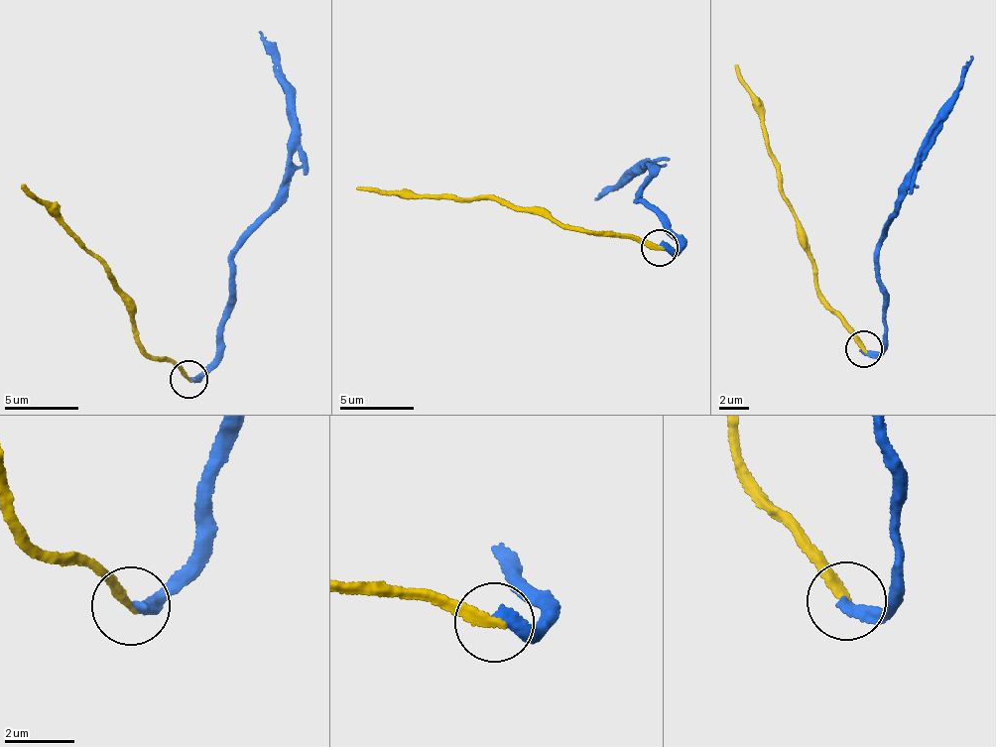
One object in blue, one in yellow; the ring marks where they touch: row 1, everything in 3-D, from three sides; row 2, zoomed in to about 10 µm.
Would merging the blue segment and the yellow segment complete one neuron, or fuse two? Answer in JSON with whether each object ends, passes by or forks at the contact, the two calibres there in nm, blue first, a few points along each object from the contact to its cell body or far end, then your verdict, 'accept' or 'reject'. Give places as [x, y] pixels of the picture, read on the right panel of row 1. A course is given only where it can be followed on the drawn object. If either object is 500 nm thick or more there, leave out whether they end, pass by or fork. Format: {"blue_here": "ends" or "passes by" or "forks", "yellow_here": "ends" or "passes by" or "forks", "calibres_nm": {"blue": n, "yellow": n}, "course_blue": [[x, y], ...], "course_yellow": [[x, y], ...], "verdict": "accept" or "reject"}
{"blue_here": "ends", "yellow_here": "ends", "calibres_nm": {"blue": 380, "yellow": 280}, "course_blue": [[863, 350], [874, 353], [886, 340], [879, 239], [926, 134], [971, 57]], "course_yellow": [[863, 350], [831, 311], [818, 290], [805, 234], [782, 187], [735, 64]], "verdict": "reject"}

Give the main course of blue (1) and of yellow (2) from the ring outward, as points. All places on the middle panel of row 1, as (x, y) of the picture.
1: (661, 247), (680, 244), (663, 229), (657, 210), (634, 198), (649, 173), (646, 164), (634, 164), (596, 198)
2: (661, 247), (630, 234), (607, 235), (581, 230), (541, 210), (492, 197), (355, 189)

